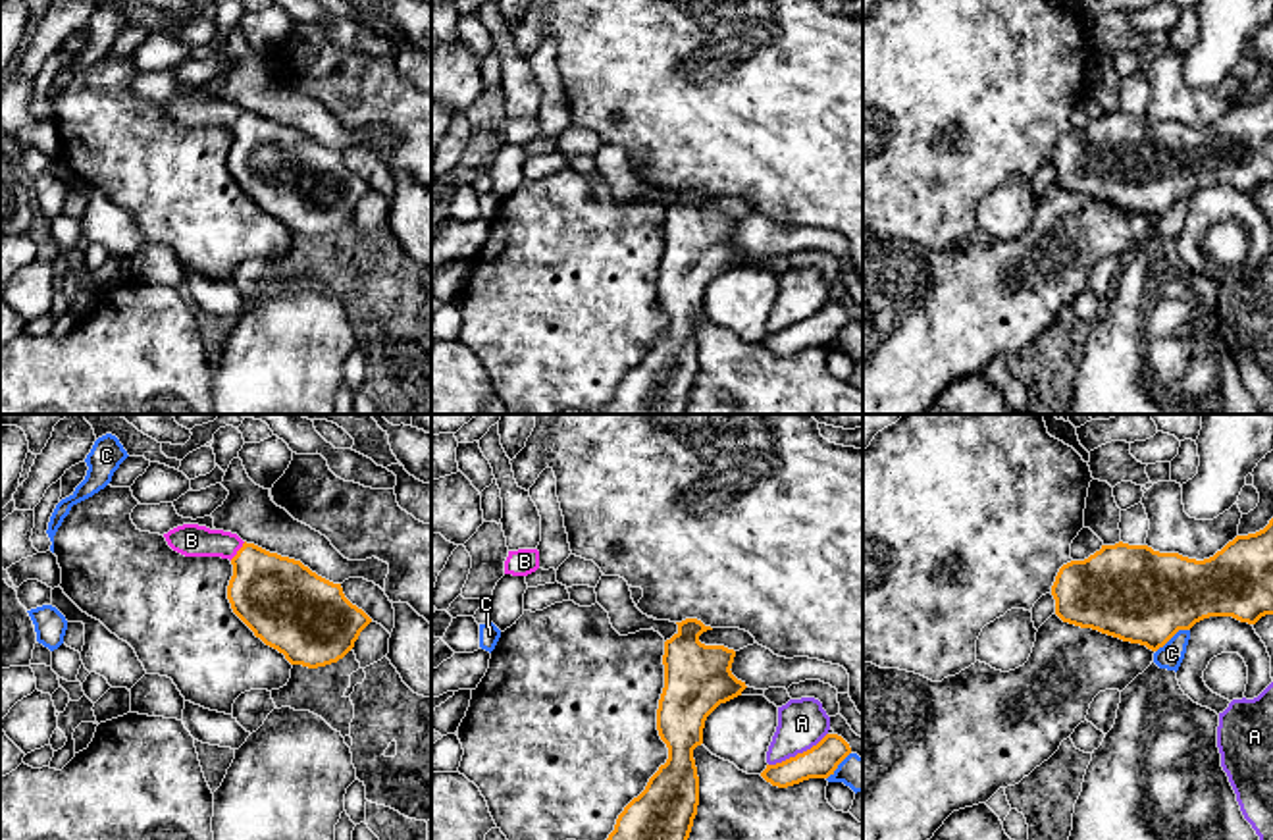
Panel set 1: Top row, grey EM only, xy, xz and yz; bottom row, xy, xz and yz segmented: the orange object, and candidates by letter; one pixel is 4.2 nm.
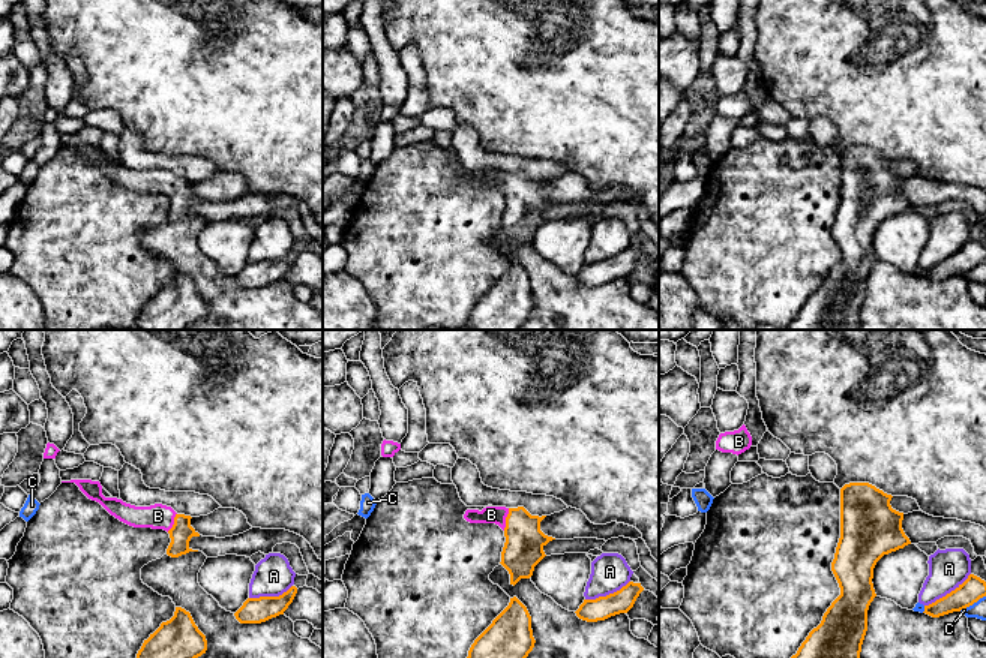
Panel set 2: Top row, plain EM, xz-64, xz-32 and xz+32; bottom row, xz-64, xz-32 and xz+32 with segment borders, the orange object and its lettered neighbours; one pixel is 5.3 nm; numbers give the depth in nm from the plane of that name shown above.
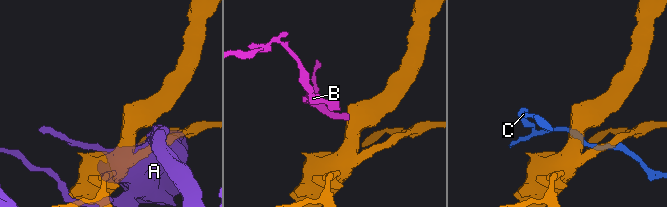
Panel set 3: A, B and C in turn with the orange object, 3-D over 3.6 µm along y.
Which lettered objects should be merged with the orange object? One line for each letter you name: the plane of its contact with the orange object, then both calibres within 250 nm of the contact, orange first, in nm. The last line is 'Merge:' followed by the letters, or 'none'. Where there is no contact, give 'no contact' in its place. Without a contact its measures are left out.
B: meets orange in xy; 340 nm thick on the orange side, 140 nm on the other
Merge: B

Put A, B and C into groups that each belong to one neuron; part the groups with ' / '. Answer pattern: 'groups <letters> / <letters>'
groups A / B / C

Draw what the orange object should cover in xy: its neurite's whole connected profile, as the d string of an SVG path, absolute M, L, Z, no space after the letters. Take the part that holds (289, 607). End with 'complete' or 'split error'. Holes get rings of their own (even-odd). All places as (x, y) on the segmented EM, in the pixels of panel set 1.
M183 524L164 534L185 557L221 557L233 564L233 613L291 665L325 667L343 659L372 618L300 561L270 553L237 534Z; split error

